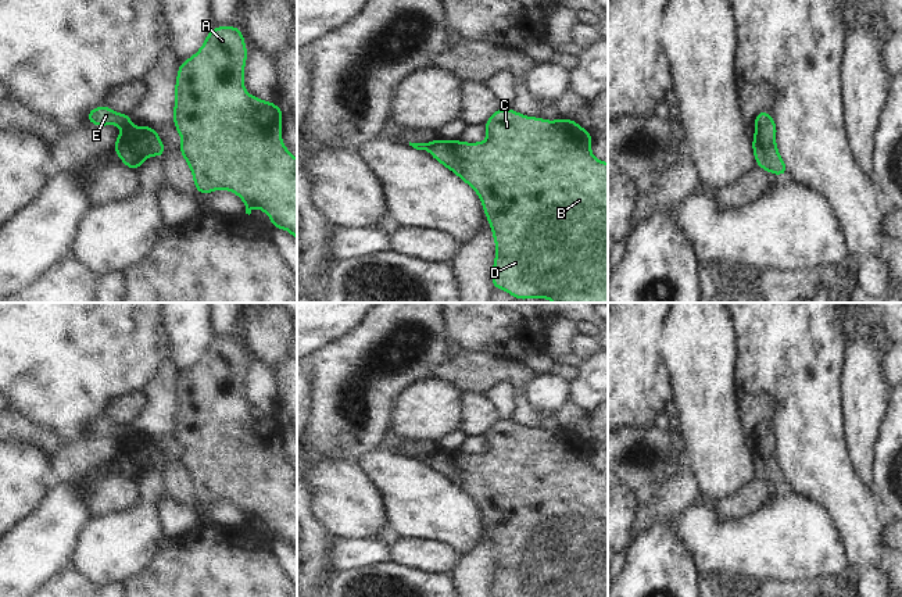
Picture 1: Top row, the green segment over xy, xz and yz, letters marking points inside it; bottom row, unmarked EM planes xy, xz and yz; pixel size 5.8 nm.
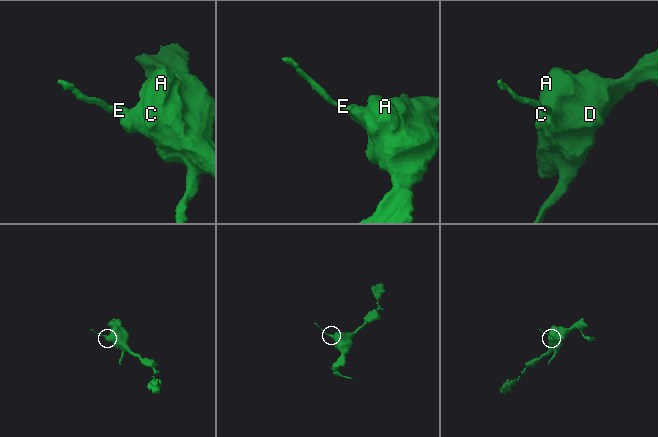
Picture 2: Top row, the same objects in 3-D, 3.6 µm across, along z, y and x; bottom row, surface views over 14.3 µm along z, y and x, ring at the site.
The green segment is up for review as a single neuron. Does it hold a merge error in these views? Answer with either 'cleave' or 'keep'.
cleave

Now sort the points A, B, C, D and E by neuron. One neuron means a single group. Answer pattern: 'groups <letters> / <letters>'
groups A B C D / E

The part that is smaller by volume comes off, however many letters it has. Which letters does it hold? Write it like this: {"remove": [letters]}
{"remove": ["E"]}

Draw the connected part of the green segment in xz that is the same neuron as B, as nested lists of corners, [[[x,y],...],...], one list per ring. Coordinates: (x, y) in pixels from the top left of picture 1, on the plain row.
[[[498,419],[483,435],[487,443],[486,453],[468,454],[458,450],[447,453],[441,448],[432,453],[430,466],[461,489],[477,504],[487,526],[487,533],[495,554],[495,569],[491,582],[493,597],[608,597],[608,473],[591,465],[591,442],[581,439],[576,430],[555,432],[540,428],[527,428],[512,419]]]

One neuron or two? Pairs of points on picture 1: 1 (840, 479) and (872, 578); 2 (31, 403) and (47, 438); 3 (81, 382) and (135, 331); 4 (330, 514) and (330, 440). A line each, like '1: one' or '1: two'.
1: two
2: two
3: one
4: two

